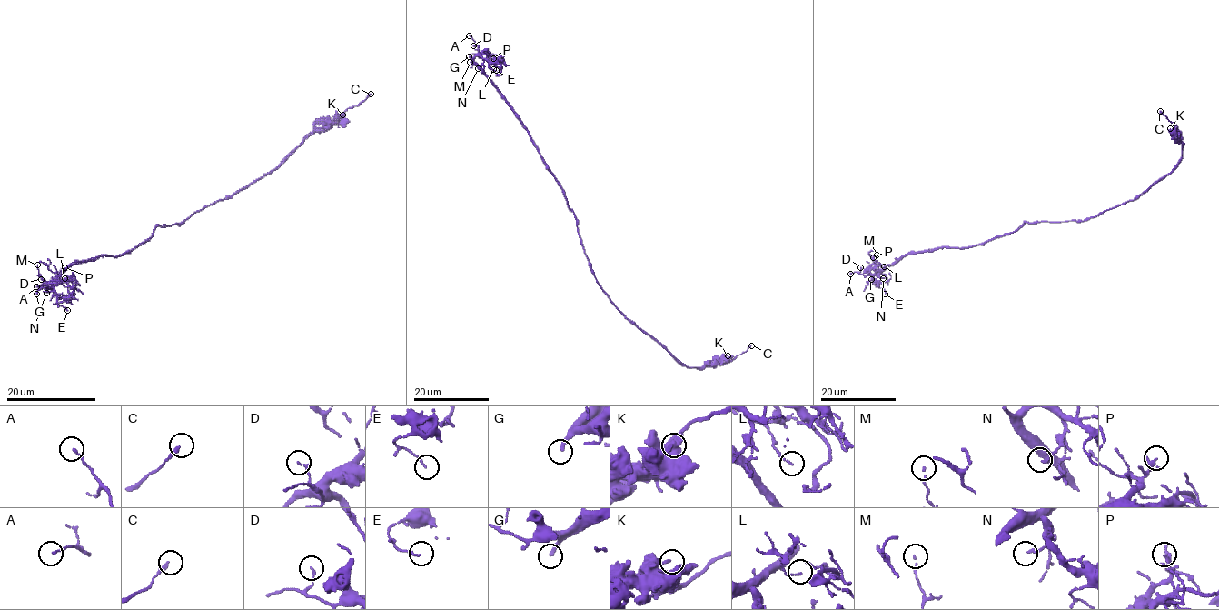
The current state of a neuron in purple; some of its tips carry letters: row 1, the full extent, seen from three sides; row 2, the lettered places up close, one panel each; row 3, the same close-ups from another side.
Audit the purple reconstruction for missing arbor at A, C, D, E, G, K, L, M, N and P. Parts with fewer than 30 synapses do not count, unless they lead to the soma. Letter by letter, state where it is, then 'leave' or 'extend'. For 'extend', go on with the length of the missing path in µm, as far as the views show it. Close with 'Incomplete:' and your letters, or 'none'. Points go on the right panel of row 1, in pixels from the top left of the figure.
A: (850, 274) | leave
C: (1160, 111) | leave
D: (860, 267) | leave
E: (885, 294) | leave
G: (871, 279) | extend | 60 µm
K: (1170, 128) | leave
L: (884, 266) | leave
M: (877, 254) | leave
N: (883, 278) | leave
P: (873, 257) | leave
Incomplete: G

